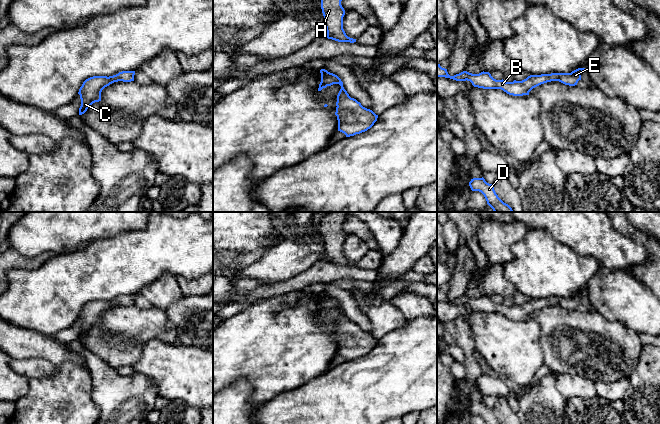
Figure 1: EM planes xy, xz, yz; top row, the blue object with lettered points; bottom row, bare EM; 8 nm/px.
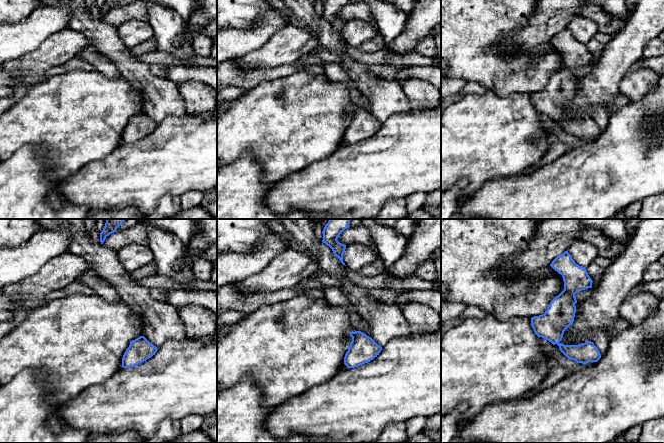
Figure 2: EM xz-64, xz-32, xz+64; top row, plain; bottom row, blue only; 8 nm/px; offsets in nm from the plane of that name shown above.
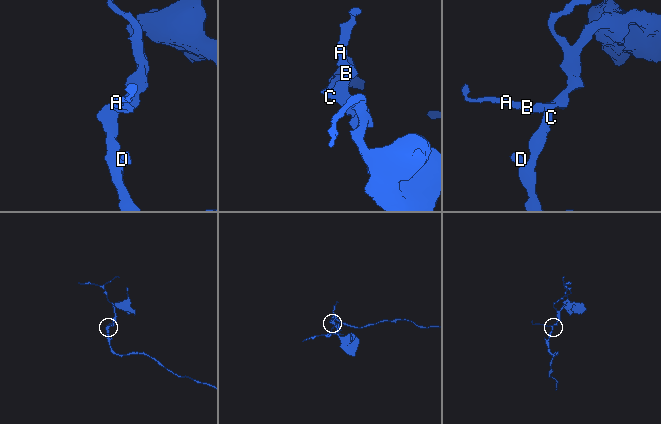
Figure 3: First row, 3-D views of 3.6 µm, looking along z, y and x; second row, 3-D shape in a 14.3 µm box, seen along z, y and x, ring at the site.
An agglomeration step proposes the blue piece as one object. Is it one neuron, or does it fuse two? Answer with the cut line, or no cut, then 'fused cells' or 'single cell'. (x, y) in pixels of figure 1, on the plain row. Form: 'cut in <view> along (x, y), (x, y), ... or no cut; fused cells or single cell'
no cut; single cell

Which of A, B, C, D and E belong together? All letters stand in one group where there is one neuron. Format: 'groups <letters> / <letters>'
groups A B C D E

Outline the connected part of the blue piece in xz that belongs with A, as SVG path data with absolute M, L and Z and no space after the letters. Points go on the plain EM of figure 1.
M326 212L321 219L321 233L325 242L327 262L338 266L356 266L346 259L343 253L345 234L341 229L347 219L347 212Z

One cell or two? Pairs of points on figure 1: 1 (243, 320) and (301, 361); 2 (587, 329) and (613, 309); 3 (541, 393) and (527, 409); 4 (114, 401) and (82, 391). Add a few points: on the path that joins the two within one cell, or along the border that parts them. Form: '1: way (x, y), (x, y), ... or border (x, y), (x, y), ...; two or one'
1: way (257, 334), (266, 343), (281, 344), (287, 348); one
2: border (593, 309), (608, 320), (619, 321), (625, 325); two
3: way (539, 397), (531, 405); one
4: border (89, 371), (91, 377), (91, 399), (99, 413); two

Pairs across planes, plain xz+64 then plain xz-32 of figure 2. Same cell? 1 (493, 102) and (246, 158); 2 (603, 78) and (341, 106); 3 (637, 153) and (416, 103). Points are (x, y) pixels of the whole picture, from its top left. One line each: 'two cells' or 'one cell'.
1: two cells
2: two cells
3: two cells

